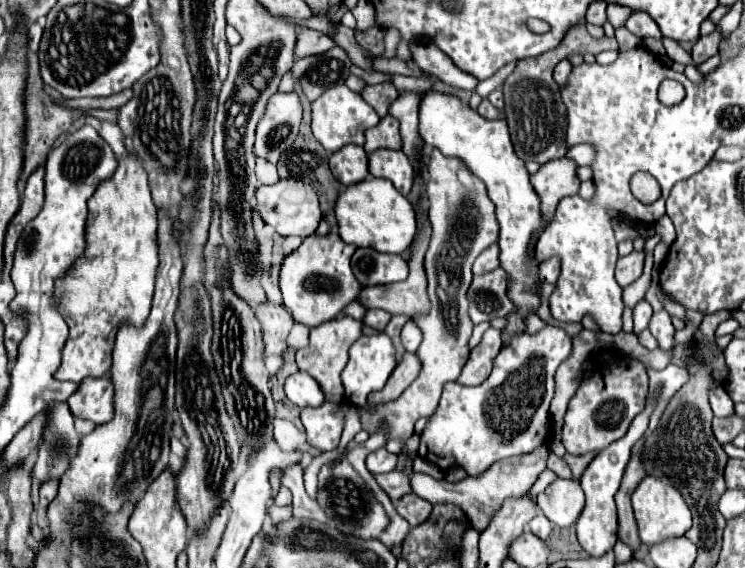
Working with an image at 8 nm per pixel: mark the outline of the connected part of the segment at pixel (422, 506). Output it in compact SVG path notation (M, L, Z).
M405 494L401 500L397 500L395 504L397 512L411 524L411 526L419 526L421 522L425 522L425 518L429 518L431 514L431 504L425 502L423 498L415 496L415 494Z

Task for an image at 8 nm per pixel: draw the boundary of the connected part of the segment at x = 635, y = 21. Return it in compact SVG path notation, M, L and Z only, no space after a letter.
M633 12L625 26L629 32L633 32L639 38L657 38L657 40L663 38L661 30L655 26L653 18L649 18L645 12Z

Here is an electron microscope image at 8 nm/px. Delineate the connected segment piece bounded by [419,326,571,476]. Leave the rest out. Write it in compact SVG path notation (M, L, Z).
M545 326L539 334L519 334L511 340L507 348L499 352L493 364L491 376L477 388L465 388L457 382L449 382L443 390L441 402L435 414L427 420L421 432L419 456L427 462L433 462L441 470L461 466L469 476L483 474L493 462L503 458L521 456L529 450L535 450L539 444L545 444L551 438L551 420L549 420L549 402L555 392L555 370L571 354L571 338L565 330L557 326Z

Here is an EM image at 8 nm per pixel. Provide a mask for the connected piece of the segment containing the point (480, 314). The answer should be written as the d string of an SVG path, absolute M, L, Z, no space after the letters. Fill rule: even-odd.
M501 268L473 276L467 298L473 324L489 322L513 312L513 304L507 298L507 276Z

